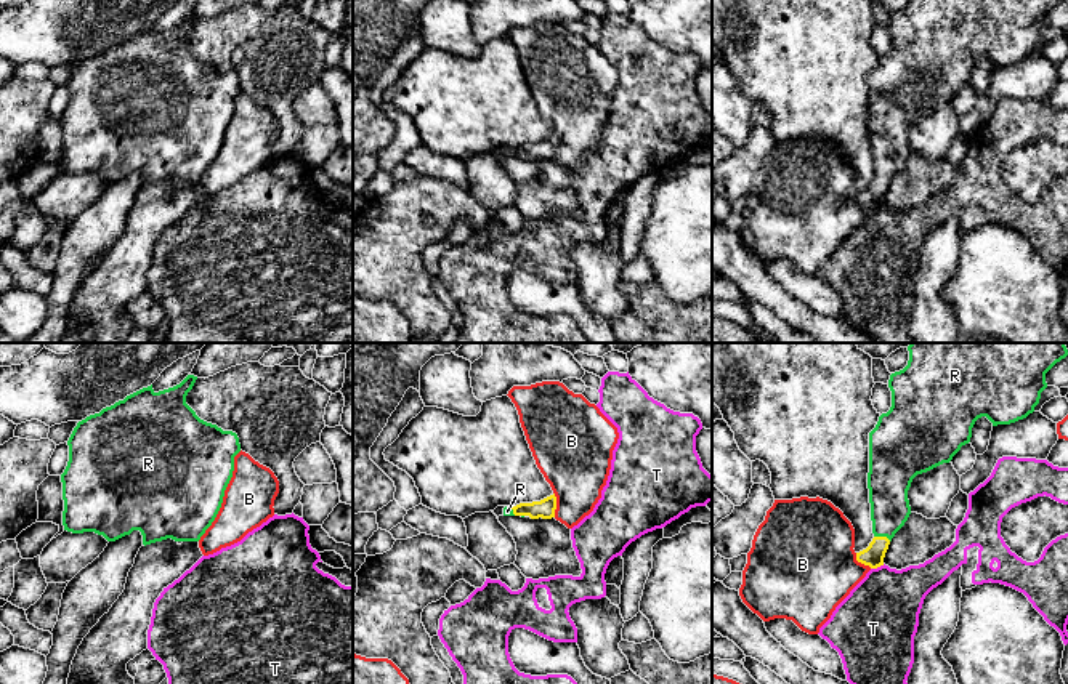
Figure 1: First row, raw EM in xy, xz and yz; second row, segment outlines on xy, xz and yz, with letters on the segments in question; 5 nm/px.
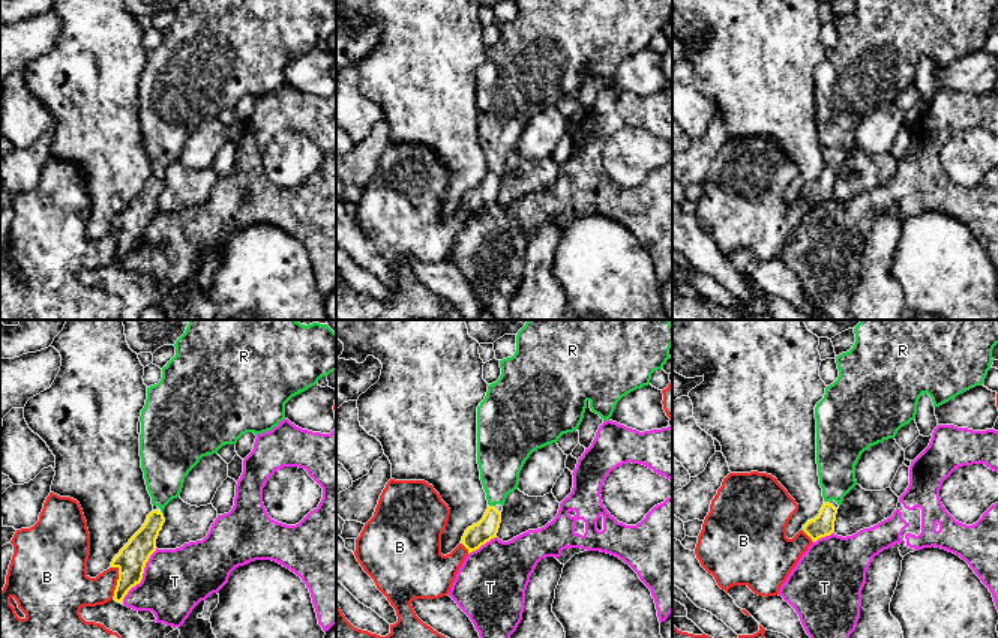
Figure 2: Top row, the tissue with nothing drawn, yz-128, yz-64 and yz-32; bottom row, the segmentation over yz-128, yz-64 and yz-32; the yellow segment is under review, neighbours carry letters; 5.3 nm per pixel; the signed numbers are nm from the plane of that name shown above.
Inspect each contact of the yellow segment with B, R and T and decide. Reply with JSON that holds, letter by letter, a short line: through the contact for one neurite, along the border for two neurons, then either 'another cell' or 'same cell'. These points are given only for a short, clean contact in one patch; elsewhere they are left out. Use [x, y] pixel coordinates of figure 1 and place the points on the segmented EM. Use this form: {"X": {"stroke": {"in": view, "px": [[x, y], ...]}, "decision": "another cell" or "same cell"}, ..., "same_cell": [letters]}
{"B": {"decision": "another cell"}, "R": {"stroke": {"in": "yz", "px": [[873, 556], [882, 537], [890, 508]]}, "decision": "same cell"}, "T": {"decision": "another cell"}, "same_cell": ["R"]}

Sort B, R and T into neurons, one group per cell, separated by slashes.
B / R / T

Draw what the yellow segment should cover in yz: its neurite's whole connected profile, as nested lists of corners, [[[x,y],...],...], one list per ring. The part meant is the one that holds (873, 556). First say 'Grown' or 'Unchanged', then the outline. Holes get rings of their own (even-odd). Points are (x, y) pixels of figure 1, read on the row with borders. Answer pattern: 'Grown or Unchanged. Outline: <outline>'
Grown. Outline: [[[911,343],[908,365],[890,375],[892,407],[879,416],[869,433],[868,489],[874,538],[869,546],[856,553],[856,561],[877,569],[895,533],[911,514],[908,490],[917,474],[949,463],[962,445],[970,442],[975,421],[986,416],[993,426],[1010,424],[1026,418],[1039,404],[1047,388],[1046,373],[1068,356],[1065,343]]]

